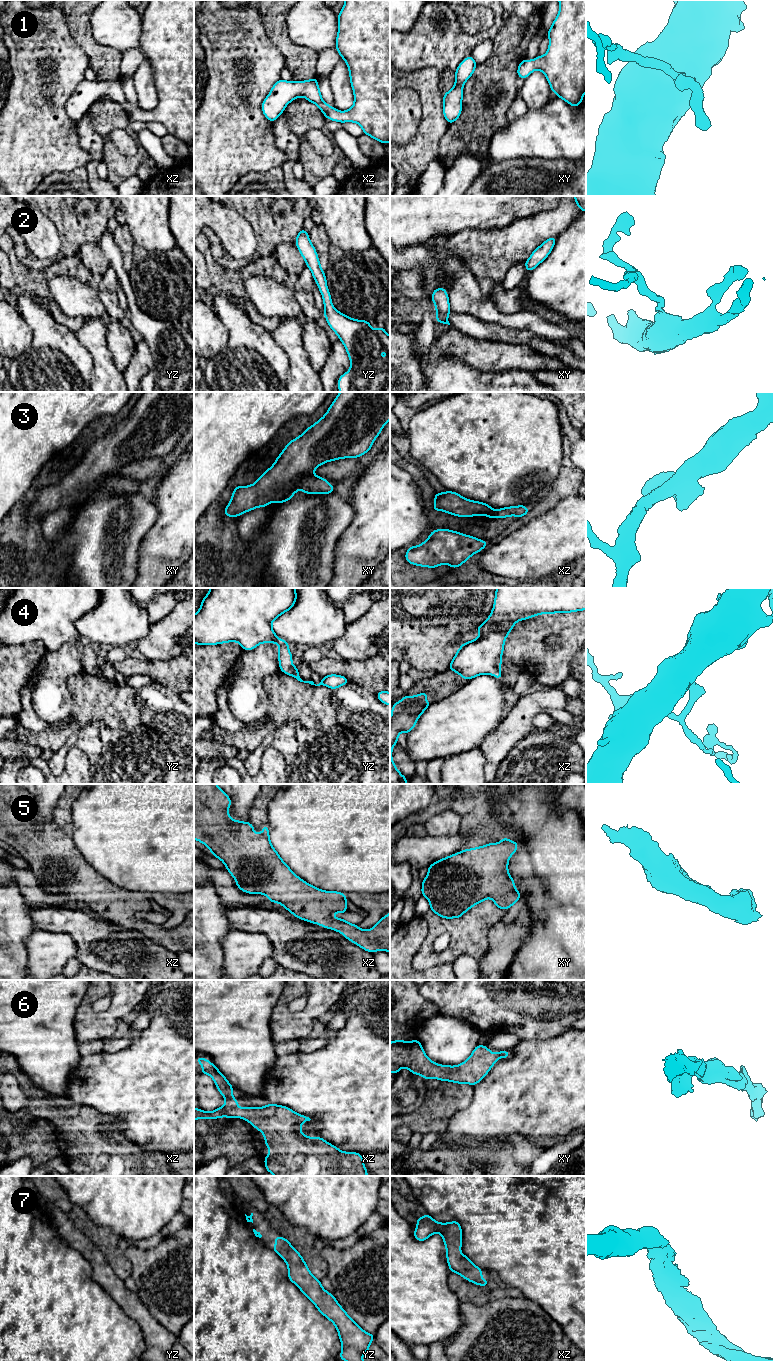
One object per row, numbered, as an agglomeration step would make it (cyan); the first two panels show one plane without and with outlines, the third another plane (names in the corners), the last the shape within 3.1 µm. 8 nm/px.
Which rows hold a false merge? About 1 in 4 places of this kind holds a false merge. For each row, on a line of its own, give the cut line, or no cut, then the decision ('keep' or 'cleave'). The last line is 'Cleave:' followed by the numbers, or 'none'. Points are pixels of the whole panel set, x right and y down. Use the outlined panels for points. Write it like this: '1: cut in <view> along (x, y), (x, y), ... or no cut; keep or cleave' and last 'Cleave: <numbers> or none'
1: no cut; keep
2: no cut; keep
3: cut in xy along (297, 487), (277, 500); cleave
4: no cut; keep
5: no cut; keep
6: no cut; keep
7: no cut; keep
Cleave: 3

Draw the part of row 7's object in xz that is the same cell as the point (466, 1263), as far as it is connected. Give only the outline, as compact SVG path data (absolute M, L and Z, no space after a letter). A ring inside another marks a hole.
M425 1214L417 1218L414 1237L418 1241L427 1240L432 1234L439 1232L446 1246L446 1257L450 1272L458 1273L469 1282L479 1286L490 1285L488 1280L482 1279L482 1269L461 1253L462 1230L458 1221L439 1223Z

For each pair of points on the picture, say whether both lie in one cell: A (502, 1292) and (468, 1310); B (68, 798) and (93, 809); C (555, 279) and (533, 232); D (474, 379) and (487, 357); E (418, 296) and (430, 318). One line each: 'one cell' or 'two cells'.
A: two cells
B: two cells
C: two cells
D: two cells
E: two cells

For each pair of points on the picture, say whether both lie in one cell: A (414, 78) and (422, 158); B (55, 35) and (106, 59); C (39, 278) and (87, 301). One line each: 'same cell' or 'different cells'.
A: same cell
B: different cells
C: different cells

